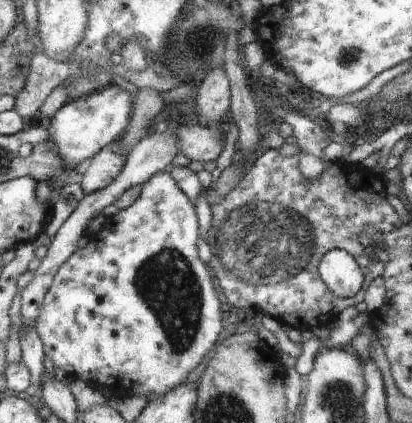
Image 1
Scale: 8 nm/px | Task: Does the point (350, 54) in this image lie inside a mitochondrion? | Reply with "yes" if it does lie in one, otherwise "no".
yes

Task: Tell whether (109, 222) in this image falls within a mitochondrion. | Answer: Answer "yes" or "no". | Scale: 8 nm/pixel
no

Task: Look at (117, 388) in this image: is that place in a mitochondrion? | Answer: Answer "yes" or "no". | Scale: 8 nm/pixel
no

